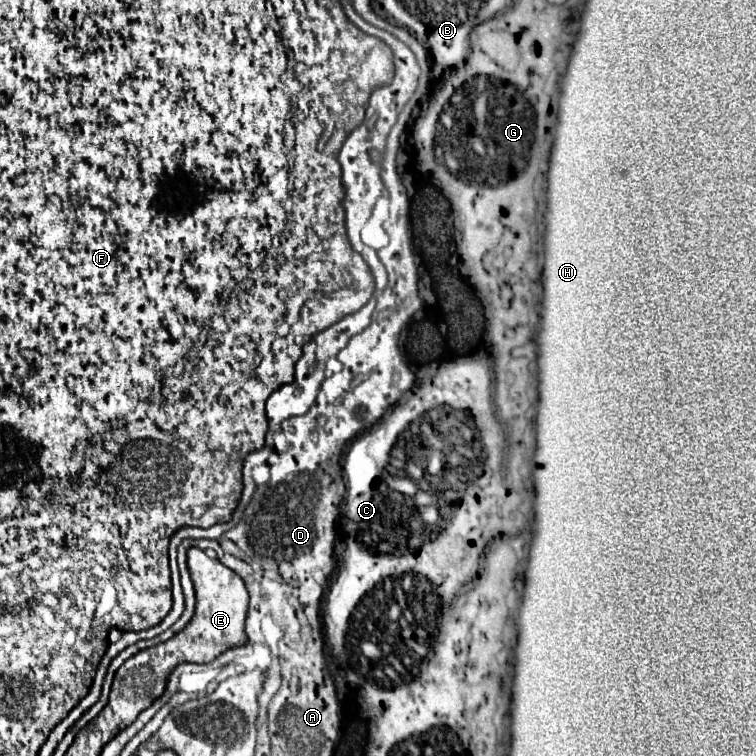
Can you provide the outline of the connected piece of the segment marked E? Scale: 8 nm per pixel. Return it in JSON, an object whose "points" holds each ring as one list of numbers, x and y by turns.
{"points":[[195,546,187,550,187,566,195,588,195,614,179,634,175,634,163,644,139,650,135,656,125,660,115,672,109,702,99,712,105,714,105,724,113,728,113,736,121,732,121,728,127,728,139,716,139,712,149,708,163,694,167,676,177,664,211,662,221,652,247,644,243,626,247,618,249,596,243,580,233,570,223,566,217,558,209,558,203,550]]}

